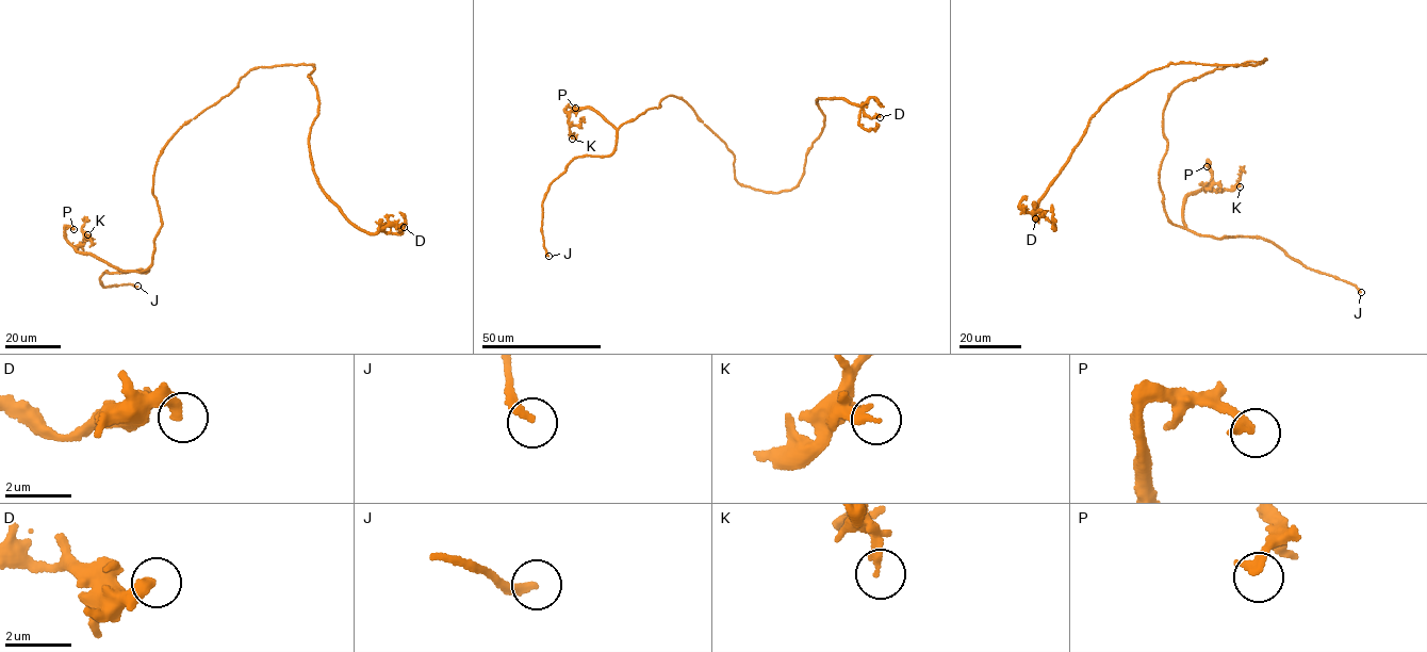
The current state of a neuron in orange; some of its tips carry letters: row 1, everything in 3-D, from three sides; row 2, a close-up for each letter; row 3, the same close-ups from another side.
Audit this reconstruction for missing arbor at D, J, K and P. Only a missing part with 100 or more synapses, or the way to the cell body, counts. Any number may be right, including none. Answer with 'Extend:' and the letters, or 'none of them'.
Extend: none of them

